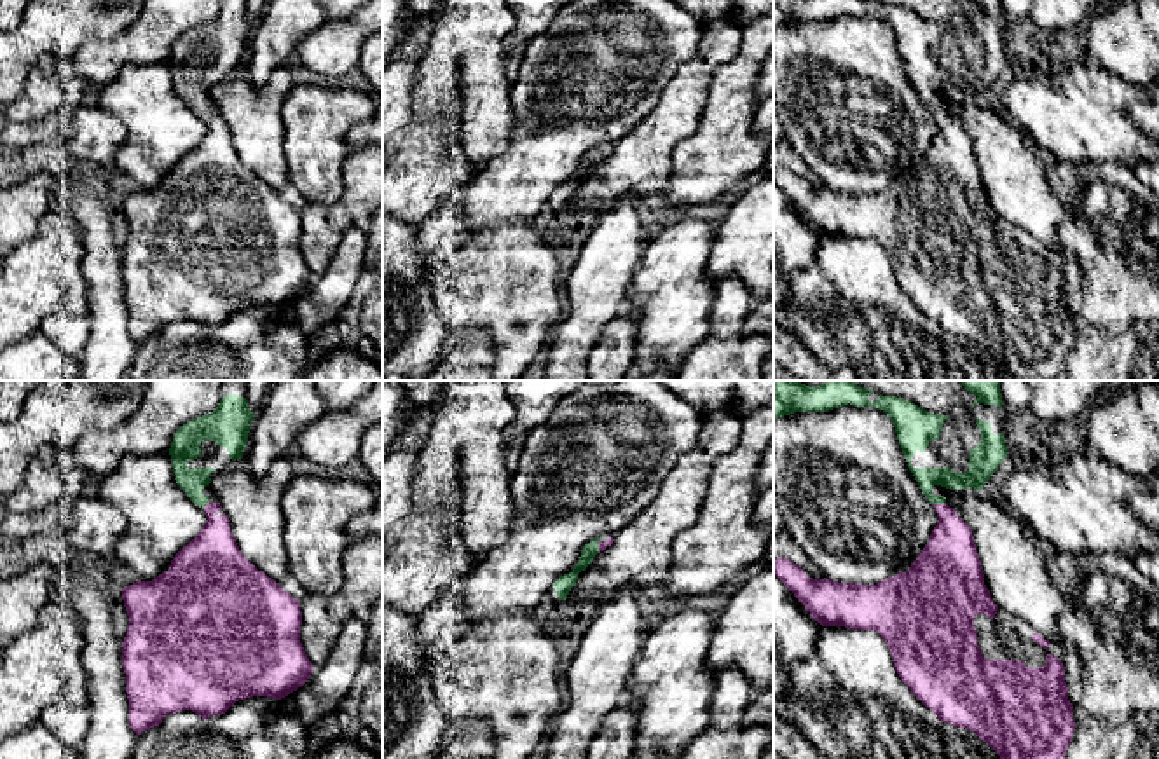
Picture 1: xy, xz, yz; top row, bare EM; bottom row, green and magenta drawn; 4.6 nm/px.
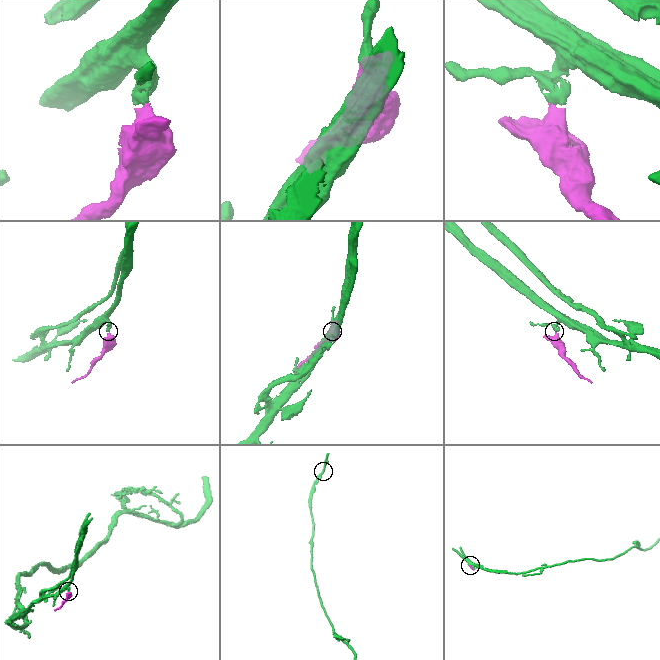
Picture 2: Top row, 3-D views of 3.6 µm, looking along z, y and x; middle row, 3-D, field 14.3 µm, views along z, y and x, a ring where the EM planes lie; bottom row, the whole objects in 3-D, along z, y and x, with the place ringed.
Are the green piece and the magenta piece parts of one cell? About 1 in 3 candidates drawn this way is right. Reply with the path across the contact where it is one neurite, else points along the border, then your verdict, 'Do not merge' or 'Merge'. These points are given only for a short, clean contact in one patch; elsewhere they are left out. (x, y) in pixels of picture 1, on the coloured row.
Path across: yz (981, 468), (936, 478), (939, 503), (950, 526), (950, 555). Merge

